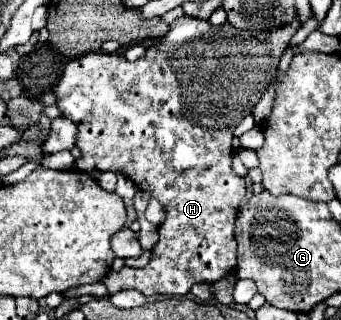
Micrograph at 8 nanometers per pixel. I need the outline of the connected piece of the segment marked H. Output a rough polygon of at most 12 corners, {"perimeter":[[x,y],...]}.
{"perimeter":[[180,17],[134,63],[54,89],[78,171],[164,205],[108,293],[184,295],[236,269],[236,125],[300,21]]}

